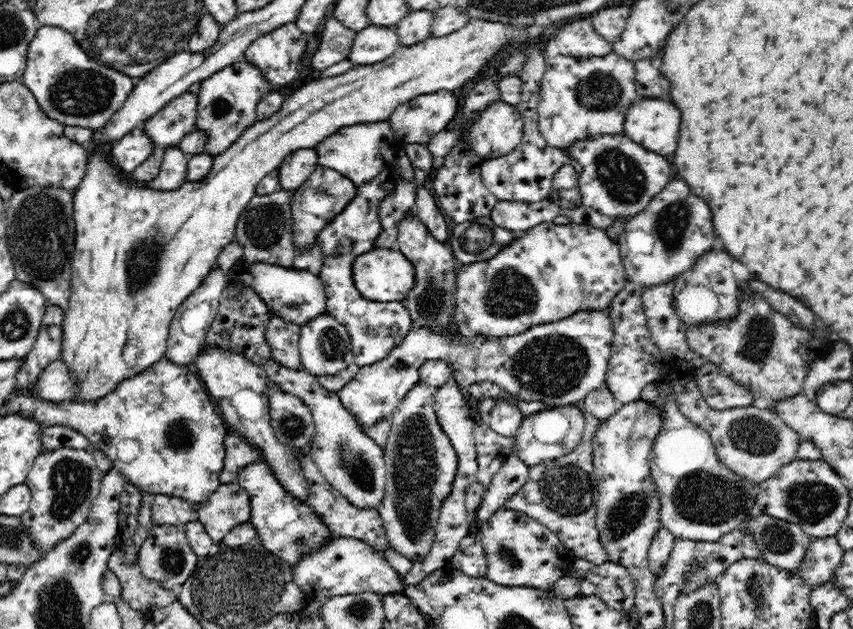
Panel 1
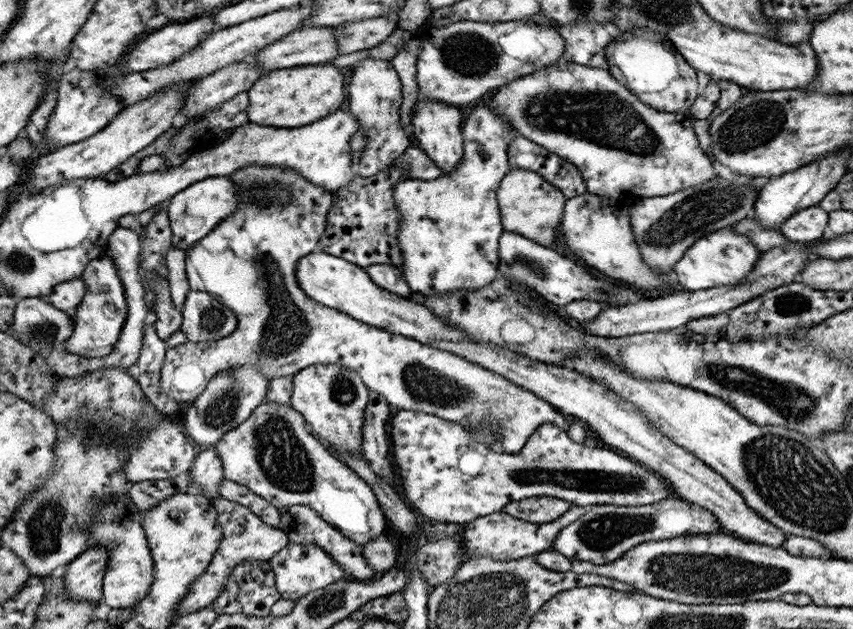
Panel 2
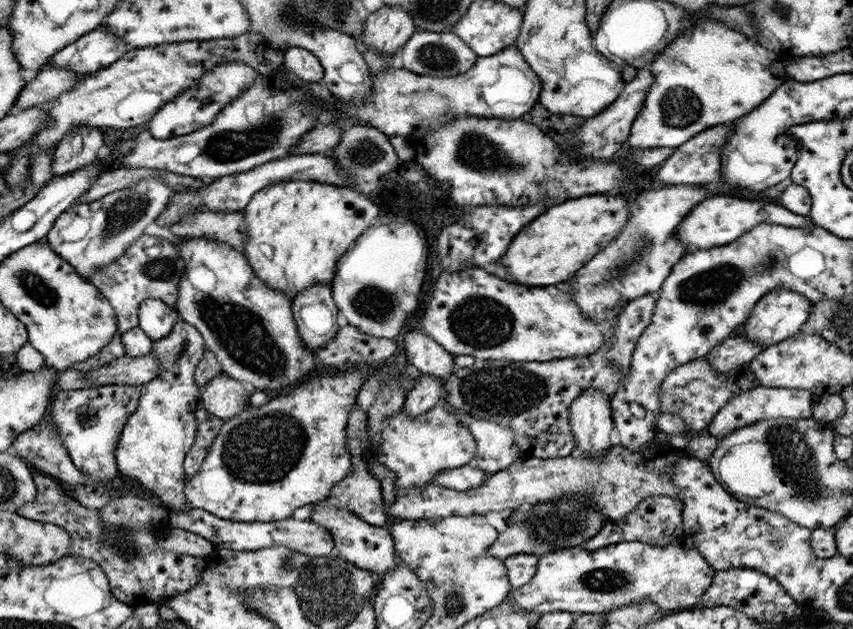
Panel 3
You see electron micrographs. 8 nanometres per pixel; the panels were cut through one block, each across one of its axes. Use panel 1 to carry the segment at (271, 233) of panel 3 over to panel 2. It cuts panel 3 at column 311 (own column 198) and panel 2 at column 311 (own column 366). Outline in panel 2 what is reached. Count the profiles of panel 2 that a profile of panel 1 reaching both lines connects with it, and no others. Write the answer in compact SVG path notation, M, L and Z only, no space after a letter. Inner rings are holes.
M332 63L297 66L270 71L249 89L249 122L276 128L298 128L316 123L340 109L344 100L344 82Z

